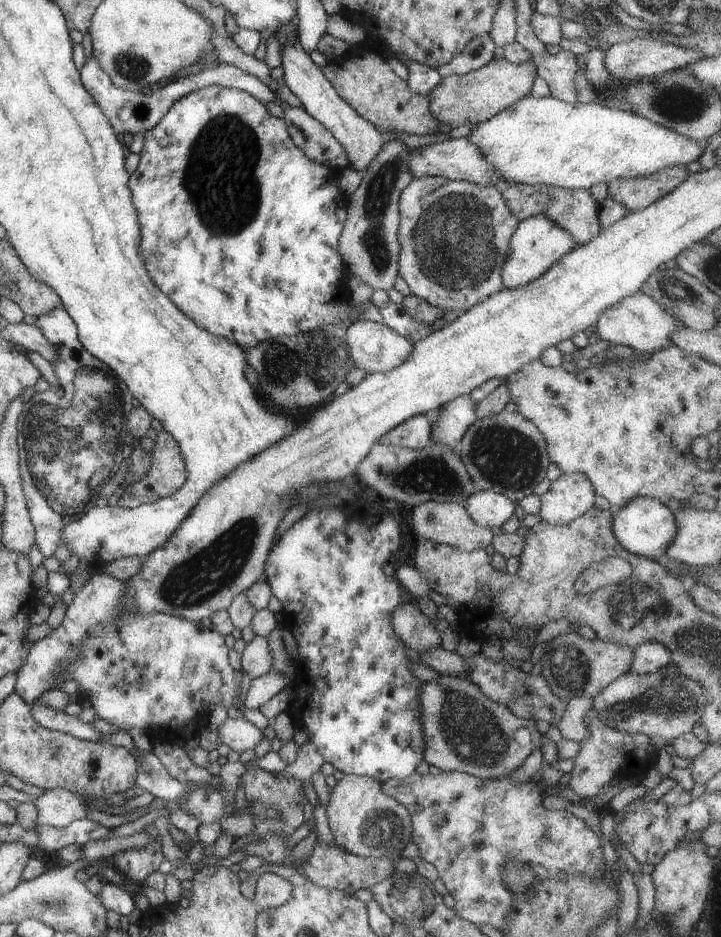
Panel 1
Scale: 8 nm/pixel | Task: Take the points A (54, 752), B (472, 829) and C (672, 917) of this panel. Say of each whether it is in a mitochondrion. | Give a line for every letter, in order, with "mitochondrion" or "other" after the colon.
A: mitochondrion
B: other
C: mitochondrion

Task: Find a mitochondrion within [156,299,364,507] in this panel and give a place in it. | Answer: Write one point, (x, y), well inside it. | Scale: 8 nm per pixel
(282, 366)

